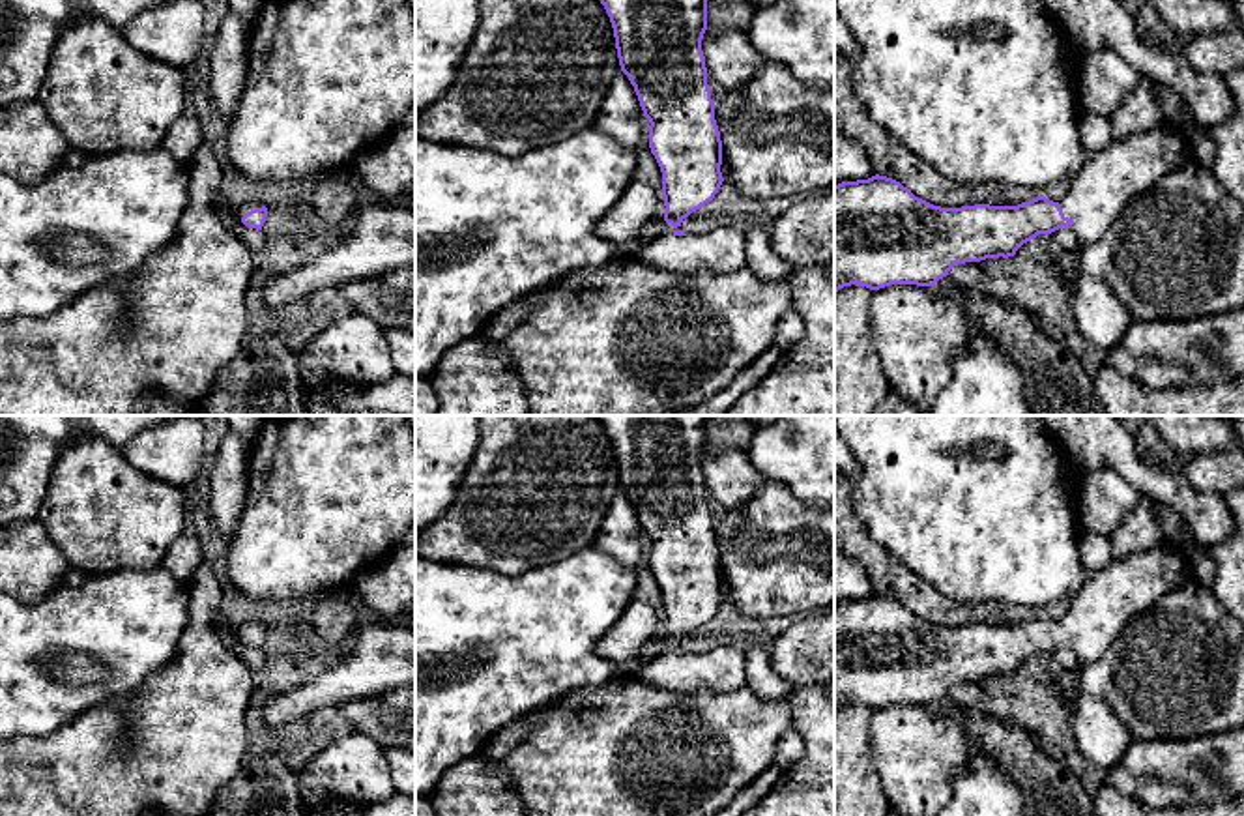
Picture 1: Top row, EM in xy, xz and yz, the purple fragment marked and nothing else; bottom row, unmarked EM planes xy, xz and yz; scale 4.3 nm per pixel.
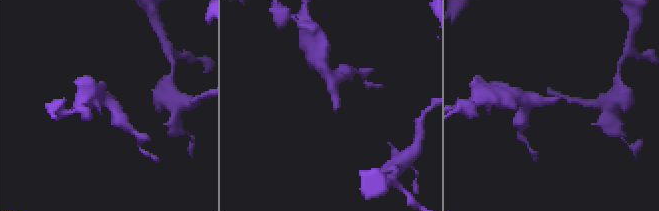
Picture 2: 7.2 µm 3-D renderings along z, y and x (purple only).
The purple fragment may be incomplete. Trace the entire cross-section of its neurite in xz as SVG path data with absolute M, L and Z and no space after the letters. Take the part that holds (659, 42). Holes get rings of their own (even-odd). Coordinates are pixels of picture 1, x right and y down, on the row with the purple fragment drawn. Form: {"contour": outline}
{"contour": "M600 0L615 37L621 71L638 95L649 120L649 148L662 172L664 221L672 226L644 243L632 256L644 264L677 273L745 268L745 234L739 228L713 228L707 234L685 234L681 223L718 193L724 178L722 140L715 120L715 103L707 84L702 39L707 30L707 0Z"}

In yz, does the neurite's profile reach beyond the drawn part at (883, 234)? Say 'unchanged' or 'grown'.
grown

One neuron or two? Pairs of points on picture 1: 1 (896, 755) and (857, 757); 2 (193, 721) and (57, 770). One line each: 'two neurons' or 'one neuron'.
1: two neurons
2: one neuron

